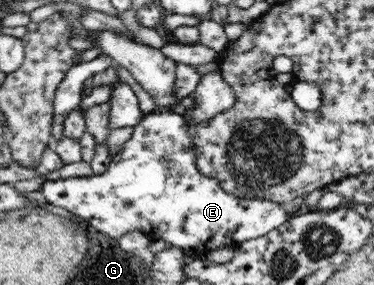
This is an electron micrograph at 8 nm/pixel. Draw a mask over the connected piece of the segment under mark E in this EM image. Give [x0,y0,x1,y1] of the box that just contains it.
[38,111,289,254]

